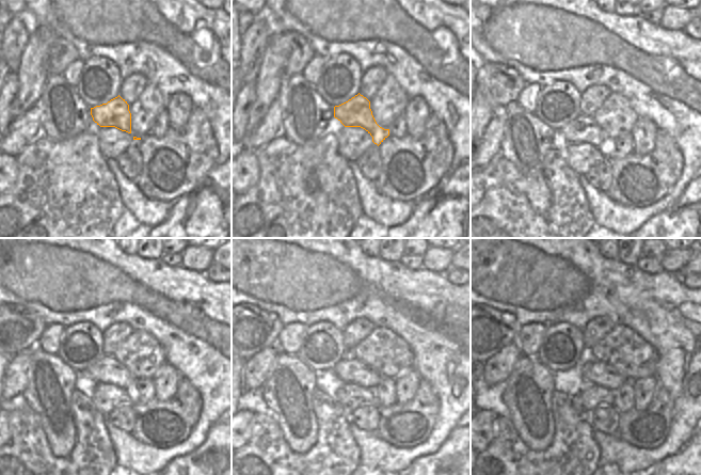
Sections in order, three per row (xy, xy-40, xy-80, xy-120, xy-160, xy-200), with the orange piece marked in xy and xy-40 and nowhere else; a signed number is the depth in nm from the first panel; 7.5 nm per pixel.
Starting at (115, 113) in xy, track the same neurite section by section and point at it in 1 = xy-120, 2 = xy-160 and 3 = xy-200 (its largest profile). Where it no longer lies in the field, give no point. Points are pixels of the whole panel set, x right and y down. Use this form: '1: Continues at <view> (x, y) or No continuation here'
1: Continues at xy-120 (108, 369)
2: Continues at xy-160 (351, 370)
3: Continues at xy-200 (599, 373).

